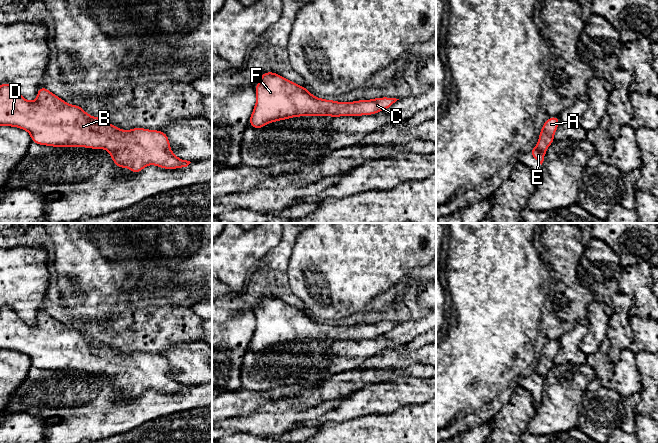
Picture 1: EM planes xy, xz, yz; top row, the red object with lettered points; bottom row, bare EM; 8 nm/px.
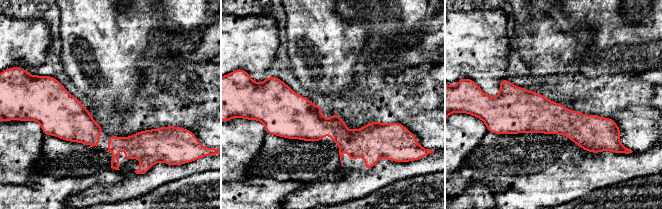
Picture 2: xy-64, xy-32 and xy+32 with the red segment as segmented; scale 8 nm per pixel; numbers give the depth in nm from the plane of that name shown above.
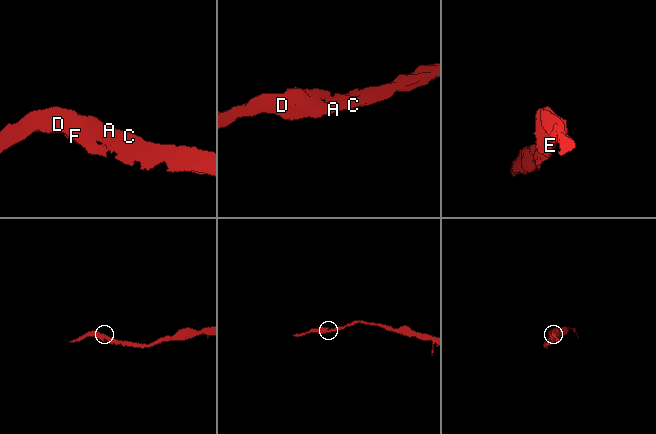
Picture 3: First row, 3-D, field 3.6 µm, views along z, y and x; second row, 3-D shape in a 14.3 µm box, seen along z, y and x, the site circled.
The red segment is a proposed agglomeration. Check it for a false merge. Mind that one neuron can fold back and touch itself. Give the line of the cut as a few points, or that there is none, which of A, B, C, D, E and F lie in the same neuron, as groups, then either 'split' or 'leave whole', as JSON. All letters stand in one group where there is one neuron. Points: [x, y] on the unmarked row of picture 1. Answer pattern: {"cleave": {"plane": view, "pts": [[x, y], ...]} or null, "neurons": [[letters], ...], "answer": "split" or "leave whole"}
{"cleave": null, "neurons": [["A", "B", "C", "D", "E", "F"]], "answer": "leave whole"}

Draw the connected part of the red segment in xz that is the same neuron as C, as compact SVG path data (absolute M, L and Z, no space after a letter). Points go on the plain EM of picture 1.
M265 296L256 308L256 328L249 348L260 353L275 345L300 340L348 341L373 339L388 333L396 322L382 321L354 326L317 322L302 311L274 296Z

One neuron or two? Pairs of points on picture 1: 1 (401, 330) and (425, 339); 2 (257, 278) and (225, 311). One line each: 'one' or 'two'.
1: two
2: one

